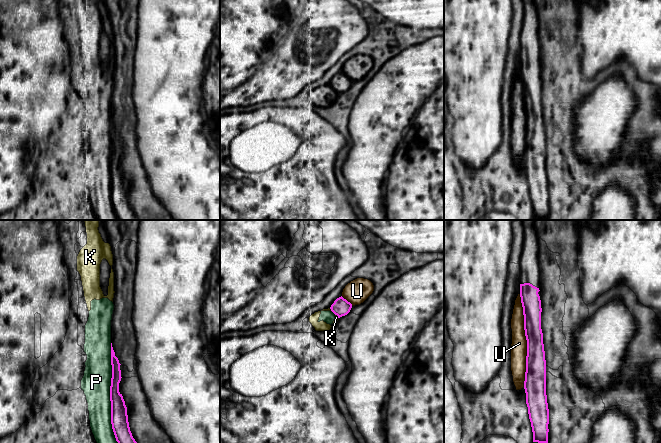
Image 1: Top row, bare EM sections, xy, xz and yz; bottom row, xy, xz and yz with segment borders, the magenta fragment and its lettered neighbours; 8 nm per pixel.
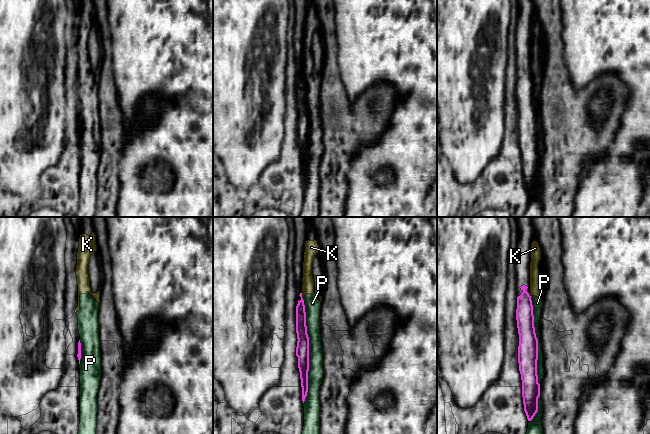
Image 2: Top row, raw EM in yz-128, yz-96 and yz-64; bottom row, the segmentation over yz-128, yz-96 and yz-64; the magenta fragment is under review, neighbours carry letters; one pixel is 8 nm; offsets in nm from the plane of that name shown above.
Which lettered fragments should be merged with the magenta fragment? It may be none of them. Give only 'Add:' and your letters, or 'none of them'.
Add: none of them

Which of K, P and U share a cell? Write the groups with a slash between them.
K P / U

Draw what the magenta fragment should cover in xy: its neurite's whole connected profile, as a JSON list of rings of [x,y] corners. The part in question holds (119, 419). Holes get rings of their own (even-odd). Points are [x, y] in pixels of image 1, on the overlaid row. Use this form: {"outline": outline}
{"outline": [[[111,343],[111,365],[112,378],[110,386],[111,401],[111,424],[112,429],[118,443],[137,443],[130,431],[127,407],[122,394],[119,392],[119,383],[121,381],[121,370],[118,358]]]}

